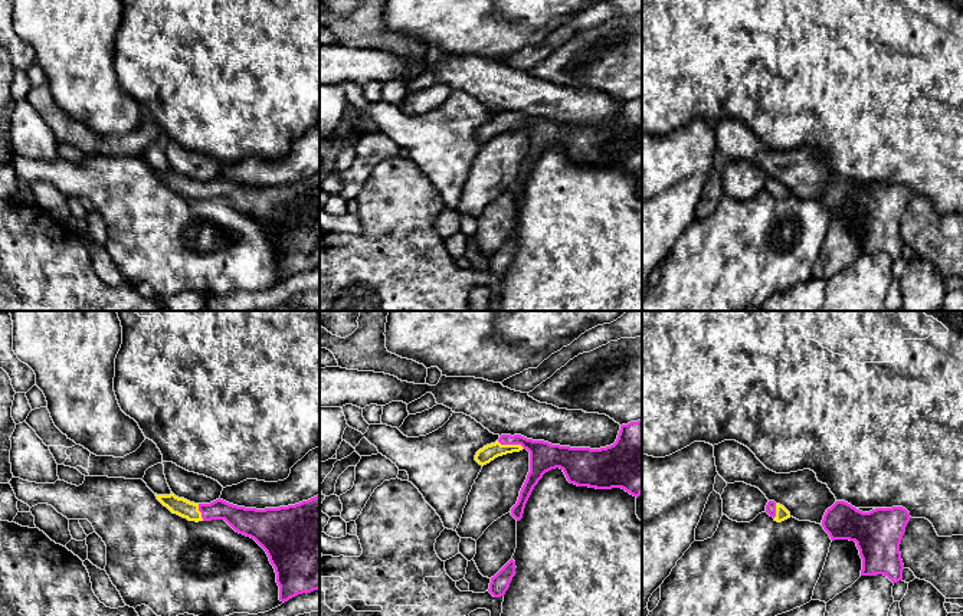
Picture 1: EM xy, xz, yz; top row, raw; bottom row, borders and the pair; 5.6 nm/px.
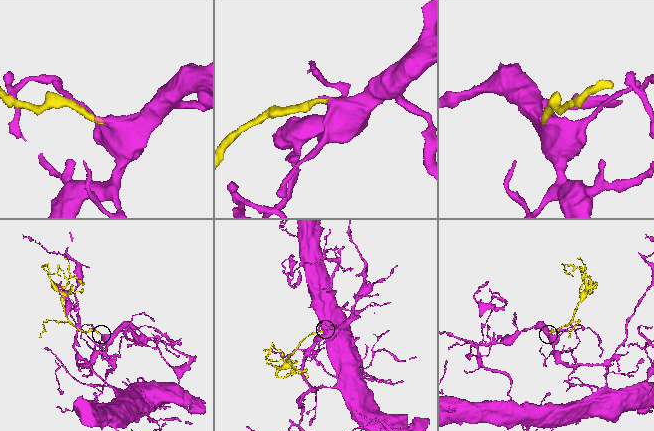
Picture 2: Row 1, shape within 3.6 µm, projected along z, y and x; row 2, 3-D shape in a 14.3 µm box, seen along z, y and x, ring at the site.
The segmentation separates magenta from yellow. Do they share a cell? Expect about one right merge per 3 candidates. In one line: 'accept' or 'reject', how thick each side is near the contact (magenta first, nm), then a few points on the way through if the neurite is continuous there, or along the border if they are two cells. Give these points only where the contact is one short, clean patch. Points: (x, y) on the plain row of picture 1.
accept; calibres 160 and 90 nm; way xz (544, 134), (529, 121), (511, 121), (490, 130)

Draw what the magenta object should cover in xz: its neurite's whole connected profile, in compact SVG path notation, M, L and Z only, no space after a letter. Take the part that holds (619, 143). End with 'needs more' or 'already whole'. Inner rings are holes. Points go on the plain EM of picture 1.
M642 96L622 102L616 119L606 125L570 125L521 112L501 112L495 121L479 127L475 138L484 144L498 134L523 127L530 130L530 150L517 181L511 186L511 193L517 199L523 196L534 164L546 150L556 145L577 164L622 166L636 176L642 171Z | needs more

